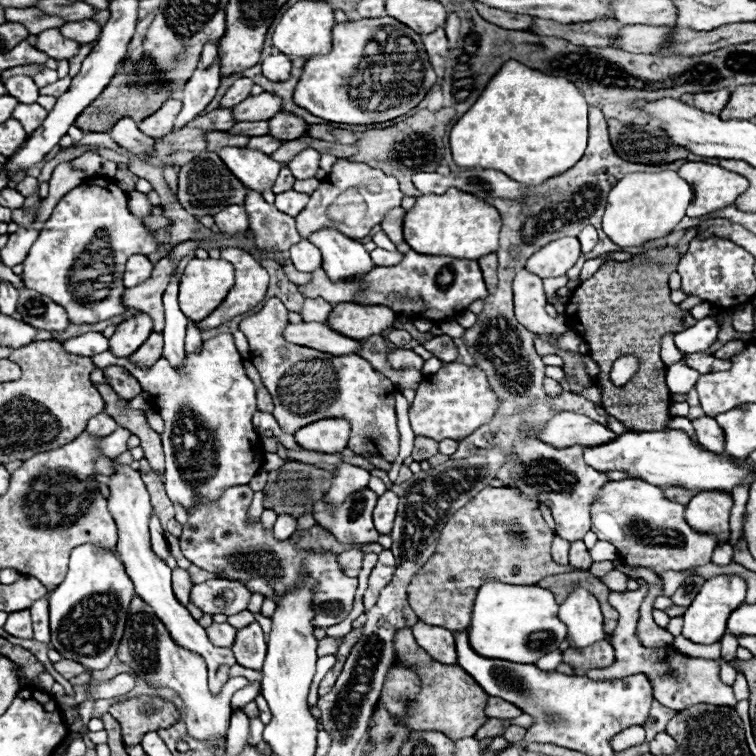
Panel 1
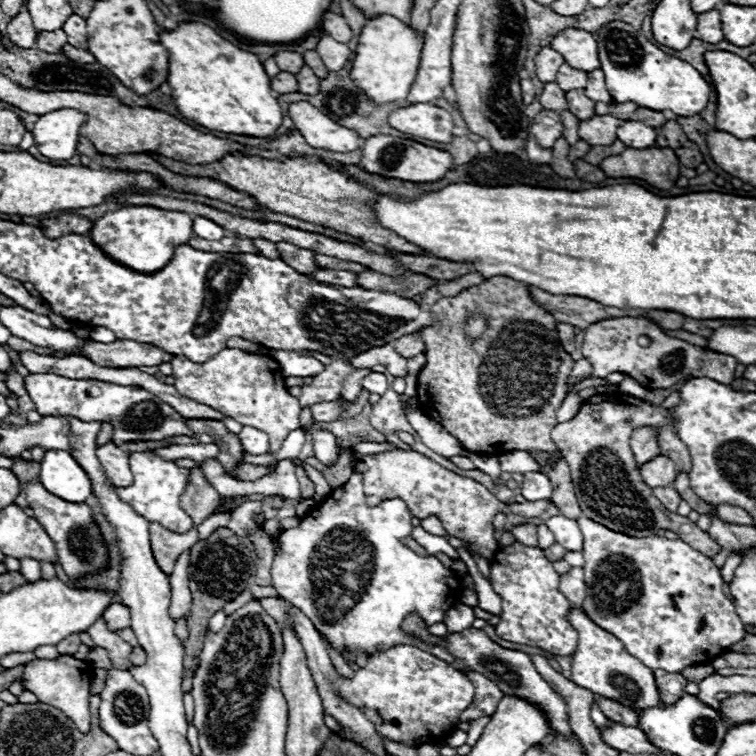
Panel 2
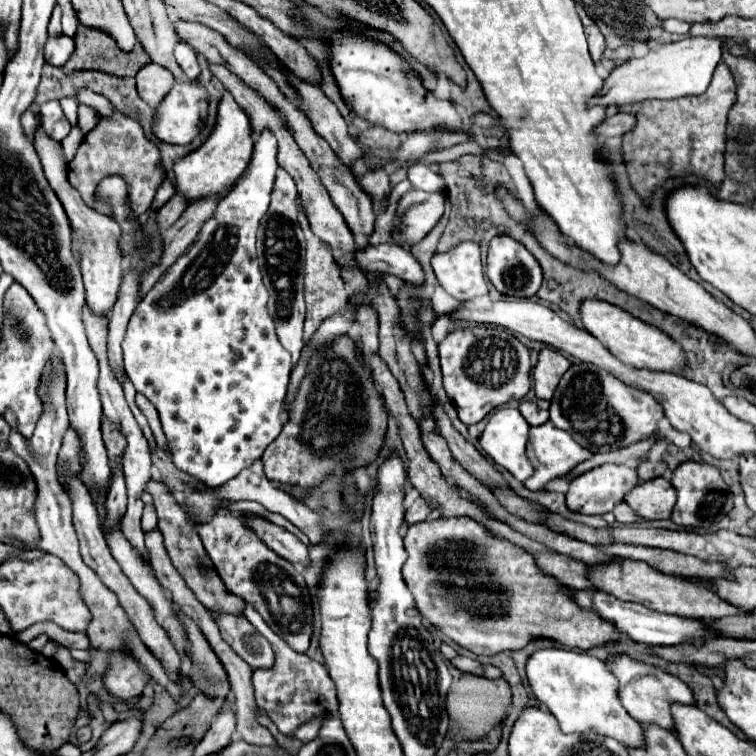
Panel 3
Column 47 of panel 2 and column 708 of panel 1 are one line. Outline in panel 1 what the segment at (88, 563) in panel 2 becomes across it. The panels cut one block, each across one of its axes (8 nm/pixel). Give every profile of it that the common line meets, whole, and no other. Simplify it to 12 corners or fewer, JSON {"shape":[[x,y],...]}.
{"shape":[[700,492],[686,504],[694,530],[728,540],[732,494]]}

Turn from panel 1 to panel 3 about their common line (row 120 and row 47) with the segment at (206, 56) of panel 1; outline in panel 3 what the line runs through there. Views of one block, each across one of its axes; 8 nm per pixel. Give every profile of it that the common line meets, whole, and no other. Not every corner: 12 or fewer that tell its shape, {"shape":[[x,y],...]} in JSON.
{"shape":[[180,42],[174,58],[194,82],[200,74],[196,52]]}

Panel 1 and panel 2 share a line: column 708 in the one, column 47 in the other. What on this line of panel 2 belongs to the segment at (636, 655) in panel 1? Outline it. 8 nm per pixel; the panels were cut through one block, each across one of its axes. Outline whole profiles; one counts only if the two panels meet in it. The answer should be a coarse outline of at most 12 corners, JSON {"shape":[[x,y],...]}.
{"shape":[[72,656],[26,664],[24,690],[90,730],[94,668]]}

